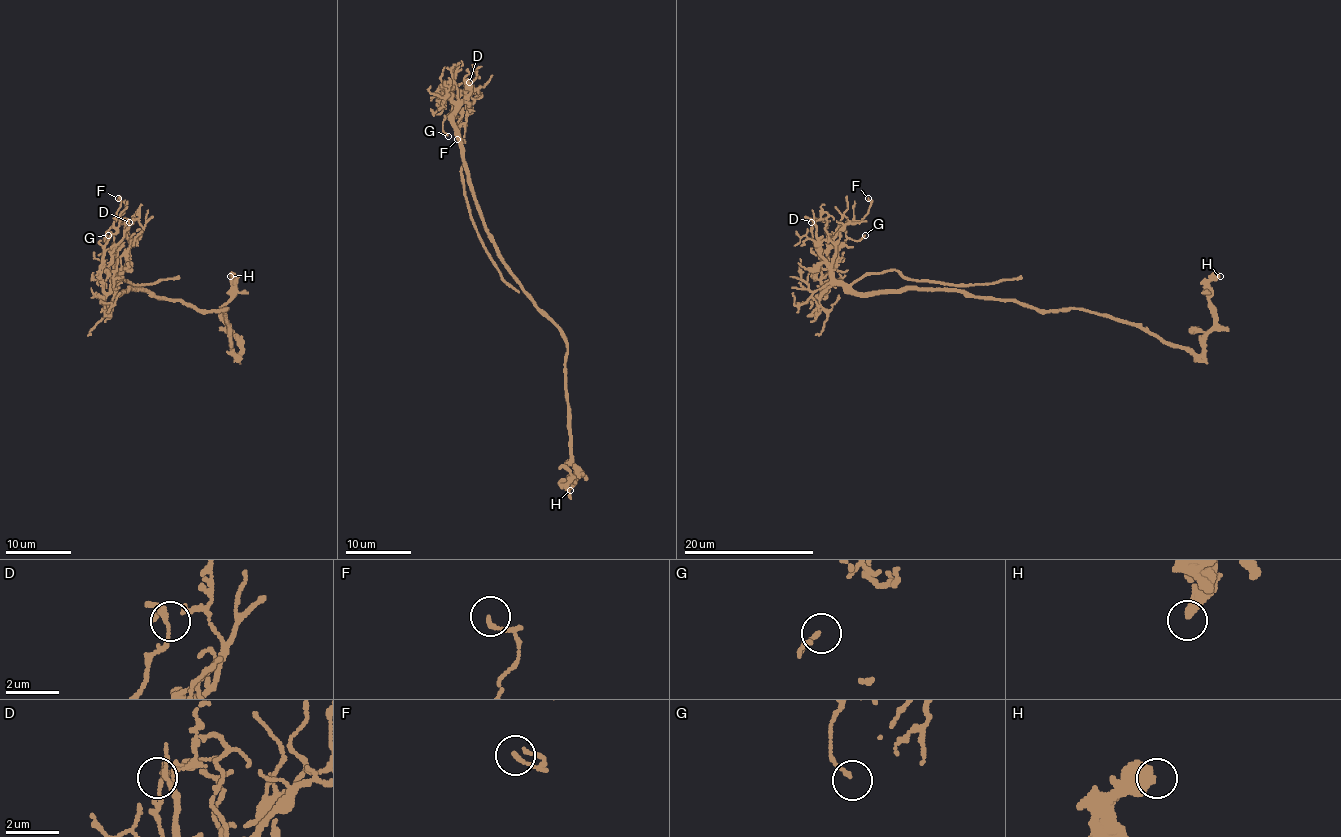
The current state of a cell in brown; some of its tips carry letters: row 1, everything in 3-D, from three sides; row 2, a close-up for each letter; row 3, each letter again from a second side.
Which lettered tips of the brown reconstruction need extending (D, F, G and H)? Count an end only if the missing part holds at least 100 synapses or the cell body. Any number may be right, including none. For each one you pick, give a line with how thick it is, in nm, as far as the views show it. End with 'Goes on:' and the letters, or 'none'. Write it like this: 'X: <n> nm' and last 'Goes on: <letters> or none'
Goes on: none

